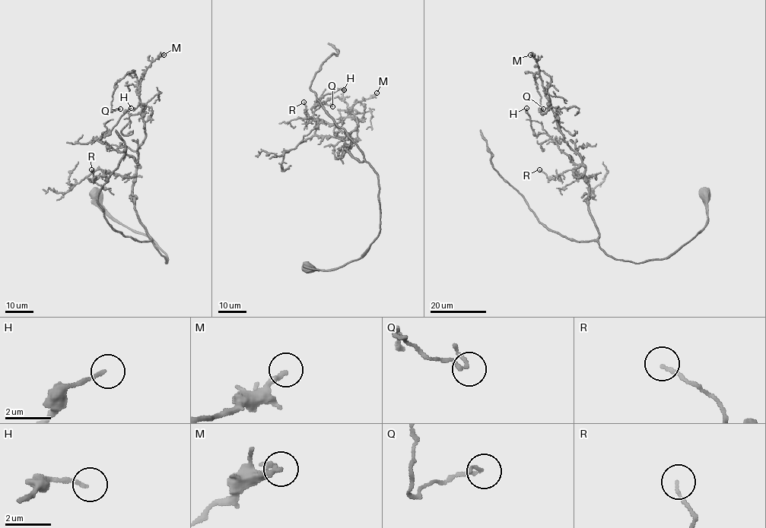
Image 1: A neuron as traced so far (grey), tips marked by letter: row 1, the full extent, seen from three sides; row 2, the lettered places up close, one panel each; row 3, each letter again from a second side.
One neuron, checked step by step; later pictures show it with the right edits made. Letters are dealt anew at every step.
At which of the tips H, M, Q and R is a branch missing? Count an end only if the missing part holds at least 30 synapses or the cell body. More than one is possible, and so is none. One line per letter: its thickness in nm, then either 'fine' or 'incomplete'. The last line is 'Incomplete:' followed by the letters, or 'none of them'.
H: 130 nm thick; fine
M: 240 nm thick; fine
Q: 160 nm thick; fine
R: 110 nm thick; fine
Incomplete: none of them

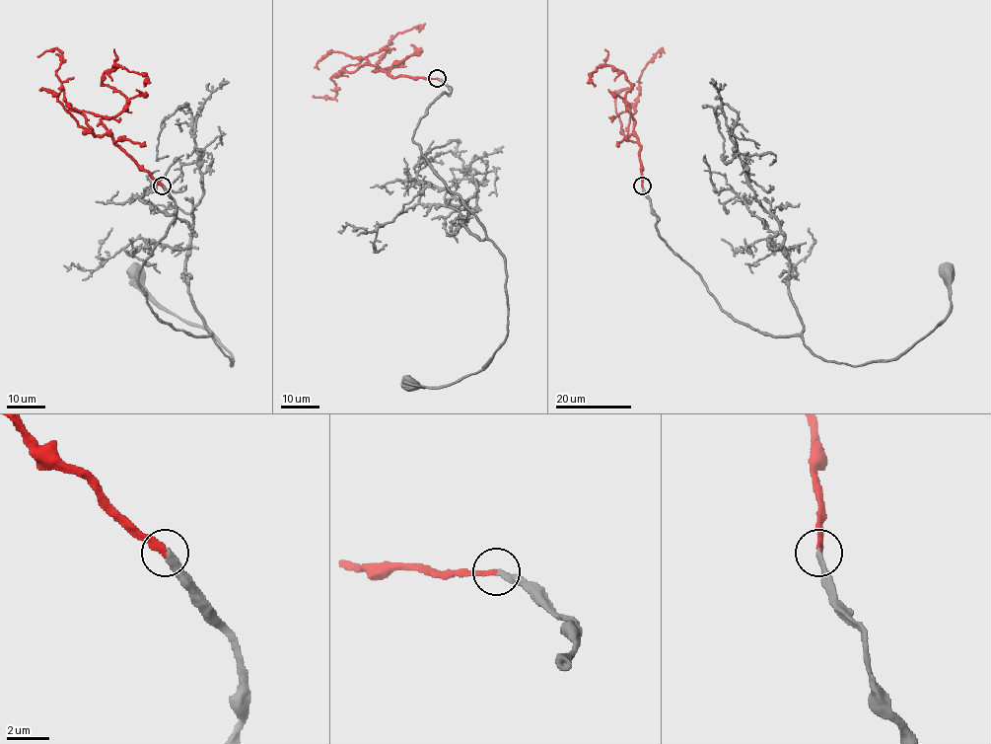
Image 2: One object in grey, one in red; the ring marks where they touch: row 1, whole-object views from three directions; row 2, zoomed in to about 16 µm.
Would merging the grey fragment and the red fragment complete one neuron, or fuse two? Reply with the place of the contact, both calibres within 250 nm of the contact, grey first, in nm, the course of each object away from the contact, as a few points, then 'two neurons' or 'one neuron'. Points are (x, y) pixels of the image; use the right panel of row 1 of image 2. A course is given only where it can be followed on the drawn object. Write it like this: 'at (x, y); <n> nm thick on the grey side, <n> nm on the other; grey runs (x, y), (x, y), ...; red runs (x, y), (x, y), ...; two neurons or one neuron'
at (642, 186); 280 nm thick on the grey side, 240 nm on the other; grey runs (642, 186), (658, 236), (718, 305), (753, 330), (799, 335), (827, 361), (906, 352), (949, 314), (947, 272); red runs (642, 186), (640, 145), (625, 96), (632, 85), (623, 72), (610, 66), (600, 66), (590, 77), (595, 86); one neuron

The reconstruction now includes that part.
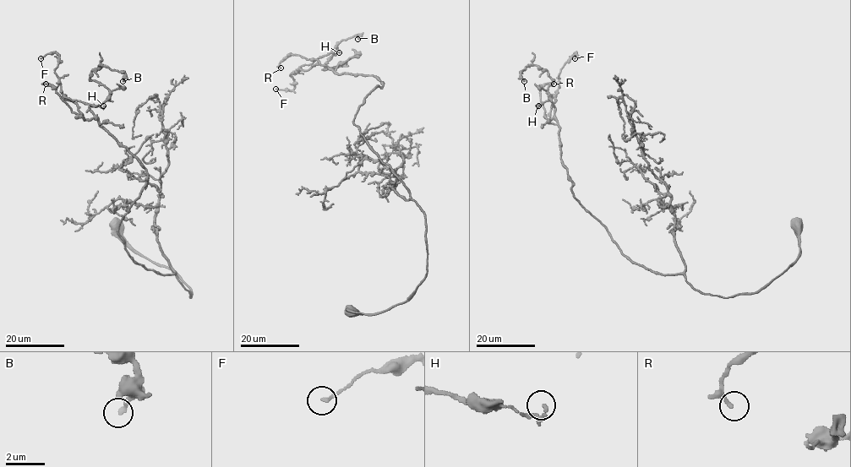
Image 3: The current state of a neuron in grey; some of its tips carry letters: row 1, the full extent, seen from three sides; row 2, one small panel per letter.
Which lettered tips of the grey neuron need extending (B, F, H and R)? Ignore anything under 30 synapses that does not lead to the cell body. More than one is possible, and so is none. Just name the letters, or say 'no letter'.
no letter

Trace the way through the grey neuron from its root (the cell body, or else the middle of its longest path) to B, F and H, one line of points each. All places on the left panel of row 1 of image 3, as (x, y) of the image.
B: (117, 225), (192, 295), (118, 233), (147, 170), (90, 109), (109, 95), (90, 73), (122, 81)
F: (117, 225), (192, 295), (175, 274), (127, 252), (118, 226), (147, 170), (65, 98), (59, 55), (40, 58)
H: (117, 225), (192, 295), (175, 274), (149, 270), (127, 252), (118, 226), (147, 170), (64, 96), (103, 105)

